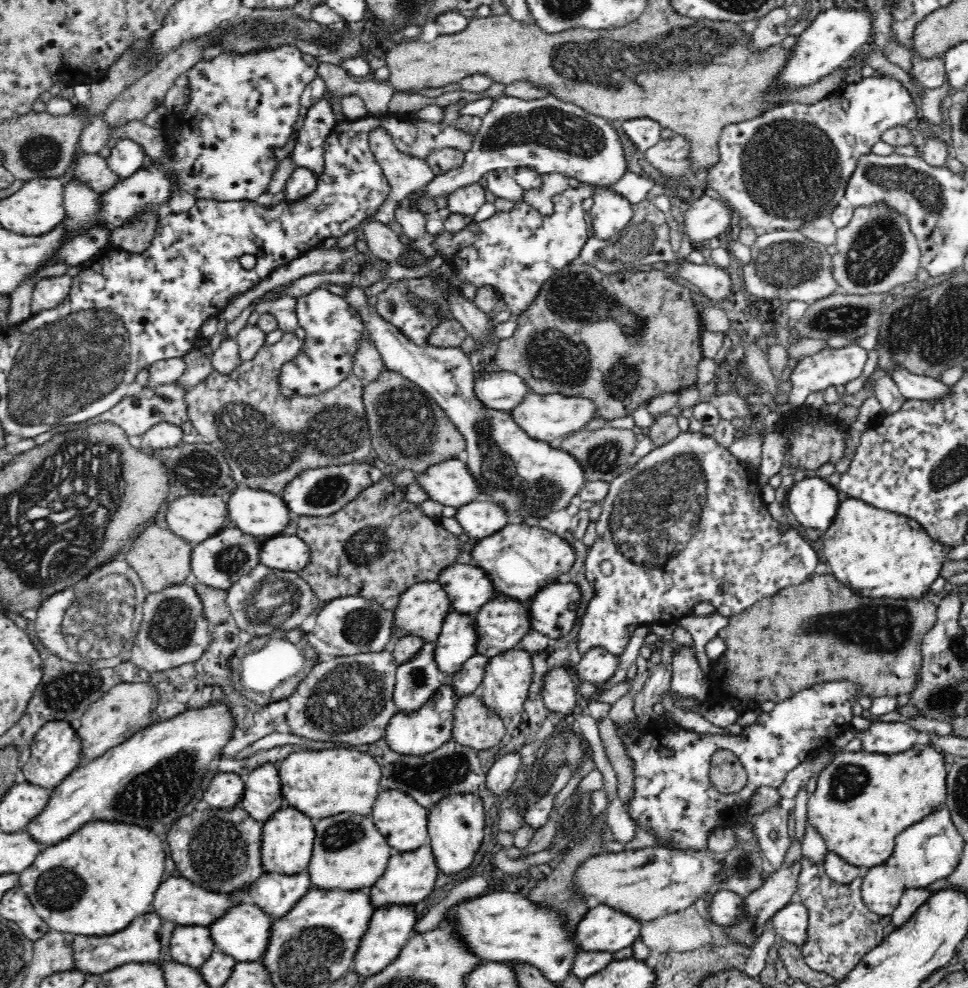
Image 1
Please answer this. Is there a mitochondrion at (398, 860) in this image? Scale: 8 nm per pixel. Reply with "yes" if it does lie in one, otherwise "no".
no

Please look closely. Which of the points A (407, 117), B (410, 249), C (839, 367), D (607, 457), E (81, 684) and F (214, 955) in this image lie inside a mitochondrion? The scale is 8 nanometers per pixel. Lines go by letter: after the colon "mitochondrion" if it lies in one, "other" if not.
A: other
B: other
C: other
D: mitochondrion
E: mitochondrion
F: other

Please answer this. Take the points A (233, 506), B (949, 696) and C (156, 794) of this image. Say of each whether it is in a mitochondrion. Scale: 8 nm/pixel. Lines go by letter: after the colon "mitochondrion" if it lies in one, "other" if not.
A: other
B: mitochondrion
C: mitochondrion

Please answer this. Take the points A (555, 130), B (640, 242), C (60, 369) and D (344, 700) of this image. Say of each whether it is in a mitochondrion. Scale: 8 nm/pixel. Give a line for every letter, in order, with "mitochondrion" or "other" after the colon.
A: mitochondrion
B: mitochondrion
C: mitochondrion
D: mitochondrion

